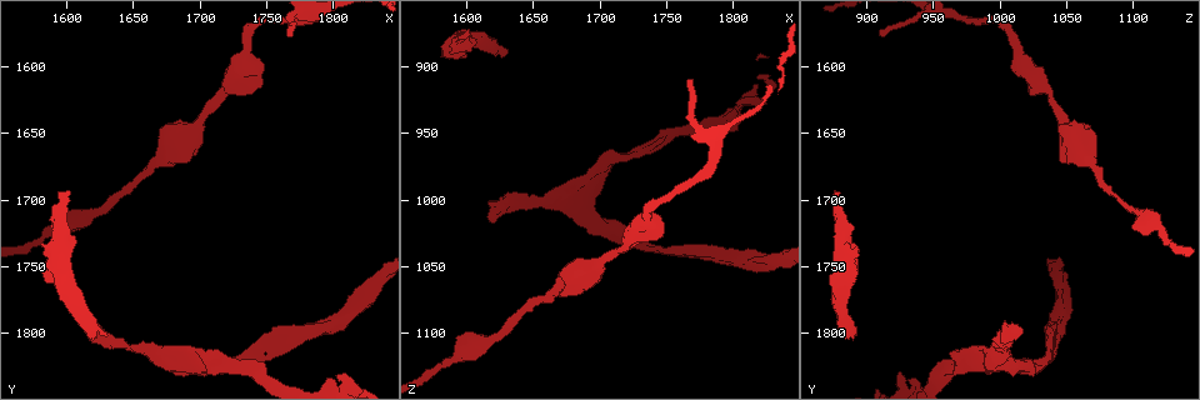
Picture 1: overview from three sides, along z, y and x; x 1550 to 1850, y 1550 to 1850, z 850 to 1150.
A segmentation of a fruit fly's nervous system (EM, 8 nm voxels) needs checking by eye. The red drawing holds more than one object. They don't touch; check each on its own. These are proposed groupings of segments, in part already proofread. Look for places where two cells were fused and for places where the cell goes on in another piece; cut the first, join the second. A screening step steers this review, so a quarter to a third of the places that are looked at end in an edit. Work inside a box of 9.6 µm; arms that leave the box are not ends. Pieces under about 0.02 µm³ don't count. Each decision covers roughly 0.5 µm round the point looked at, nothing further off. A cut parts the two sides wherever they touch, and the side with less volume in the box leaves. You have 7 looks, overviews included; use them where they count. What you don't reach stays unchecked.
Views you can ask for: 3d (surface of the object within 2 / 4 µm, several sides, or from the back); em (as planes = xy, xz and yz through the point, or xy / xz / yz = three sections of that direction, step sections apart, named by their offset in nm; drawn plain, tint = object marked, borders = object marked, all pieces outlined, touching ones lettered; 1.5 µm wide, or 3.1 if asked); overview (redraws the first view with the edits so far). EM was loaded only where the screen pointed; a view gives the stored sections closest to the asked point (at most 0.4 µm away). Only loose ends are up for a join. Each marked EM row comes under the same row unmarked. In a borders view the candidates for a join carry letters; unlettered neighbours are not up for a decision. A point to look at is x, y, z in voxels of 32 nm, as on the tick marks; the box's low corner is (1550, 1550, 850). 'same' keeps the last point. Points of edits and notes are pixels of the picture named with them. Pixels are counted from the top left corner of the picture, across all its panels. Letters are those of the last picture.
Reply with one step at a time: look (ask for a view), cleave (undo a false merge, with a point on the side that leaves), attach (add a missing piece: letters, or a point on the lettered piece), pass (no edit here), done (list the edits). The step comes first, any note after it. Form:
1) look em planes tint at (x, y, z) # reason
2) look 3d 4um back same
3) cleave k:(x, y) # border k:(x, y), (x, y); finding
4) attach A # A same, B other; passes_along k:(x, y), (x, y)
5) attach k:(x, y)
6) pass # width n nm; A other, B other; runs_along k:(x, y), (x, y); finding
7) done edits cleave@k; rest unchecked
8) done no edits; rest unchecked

look 3d 4um at (1596, 1730, 882) # calibre changes

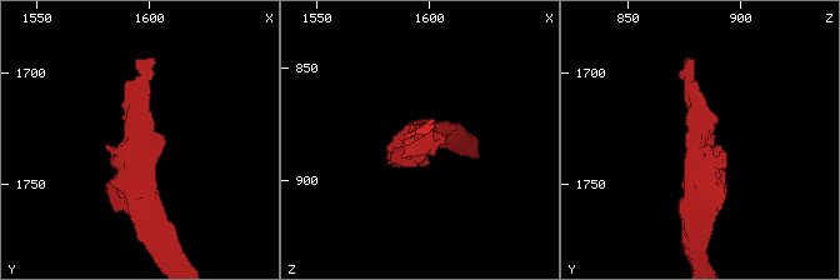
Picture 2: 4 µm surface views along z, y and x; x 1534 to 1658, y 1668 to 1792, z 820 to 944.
look em xz step 8 tint at (1595, 1731, 880) # now the EM

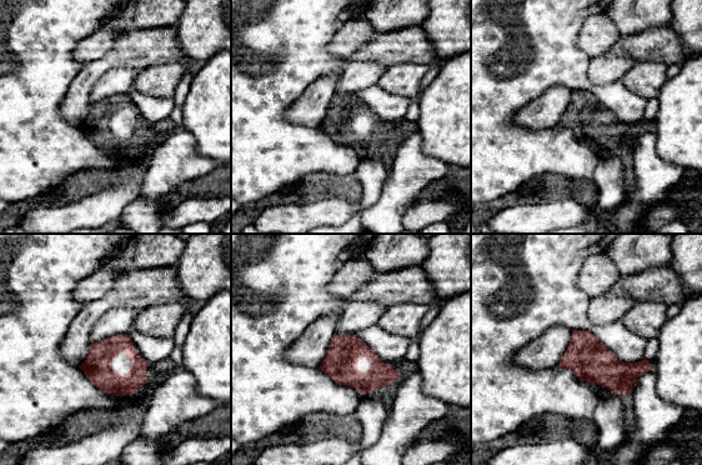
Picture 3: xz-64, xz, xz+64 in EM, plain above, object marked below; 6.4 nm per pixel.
look em planes borders same # another direction

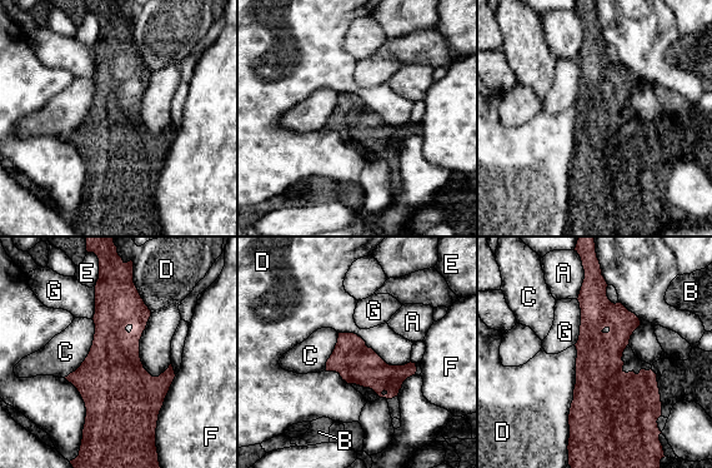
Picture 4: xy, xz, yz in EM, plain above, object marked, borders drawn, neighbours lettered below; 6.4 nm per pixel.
pass # A other, B other, C other, D other, E other, F other, G other; border 4:(133, 277), (158, 377); one cell here

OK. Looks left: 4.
look em yz step 8 tint at (1714, 1620, 1038) # sudden change in width

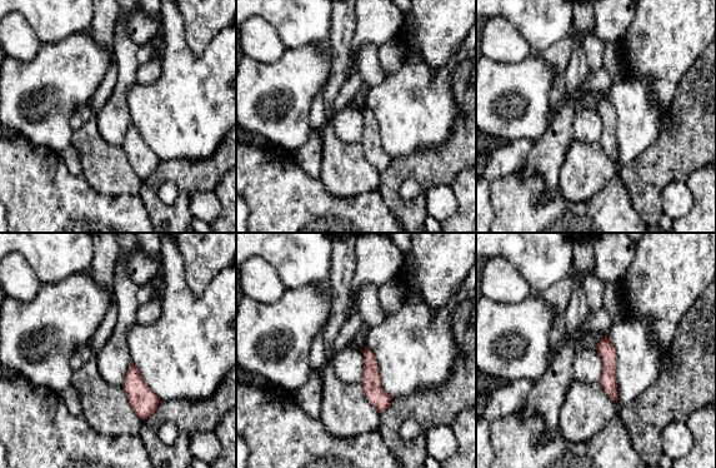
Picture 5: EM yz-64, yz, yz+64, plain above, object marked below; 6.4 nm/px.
look em planes borders same # another direction

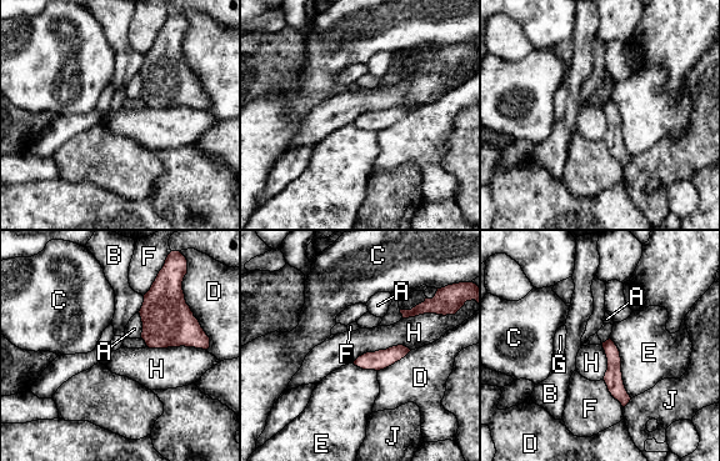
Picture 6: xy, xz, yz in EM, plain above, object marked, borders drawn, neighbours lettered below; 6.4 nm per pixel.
pass # A other, B other, C other, D other, E other, F other, G other, H other, J other; border 6:(610, 337), (631, 397); all the same cell

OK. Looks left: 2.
done no edits; rest unchecked

